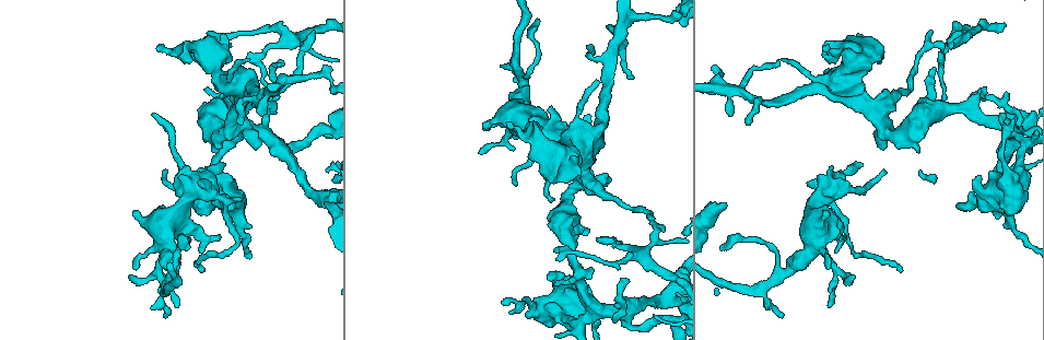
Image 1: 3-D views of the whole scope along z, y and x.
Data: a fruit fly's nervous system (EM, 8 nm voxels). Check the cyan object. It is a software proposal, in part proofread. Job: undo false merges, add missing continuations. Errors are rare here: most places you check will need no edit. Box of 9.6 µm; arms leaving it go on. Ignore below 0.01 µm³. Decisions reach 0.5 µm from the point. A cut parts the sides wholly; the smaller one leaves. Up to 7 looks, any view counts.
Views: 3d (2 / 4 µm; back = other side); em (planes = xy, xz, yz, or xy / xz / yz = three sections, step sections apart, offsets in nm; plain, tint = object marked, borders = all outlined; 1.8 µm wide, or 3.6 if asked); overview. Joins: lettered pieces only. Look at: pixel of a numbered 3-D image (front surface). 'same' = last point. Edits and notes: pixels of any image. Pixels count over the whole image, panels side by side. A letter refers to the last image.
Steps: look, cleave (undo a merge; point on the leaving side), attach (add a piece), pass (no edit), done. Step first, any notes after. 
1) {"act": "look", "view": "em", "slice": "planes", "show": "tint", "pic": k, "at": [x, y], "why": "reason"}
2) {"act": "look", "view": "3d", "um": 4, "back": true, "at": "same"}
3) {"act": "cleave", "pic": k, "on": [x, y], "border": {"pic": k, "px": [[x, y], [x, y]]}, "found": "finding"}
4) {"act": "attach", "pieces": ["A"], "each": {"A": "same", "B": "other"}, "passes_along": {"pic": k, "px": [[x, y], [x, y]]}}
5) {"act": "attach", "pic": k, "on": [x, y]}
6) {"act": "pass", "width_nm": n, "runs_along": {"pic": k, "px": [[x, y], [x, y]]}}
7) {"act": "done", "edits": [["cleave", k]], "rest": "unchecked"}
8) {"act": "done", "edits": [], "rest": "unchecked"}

{"act": "look", "view": "em", "slice": "planes", "show": "borders", "pic": 1, "at": [656, 226], "why": "sharp bend"}

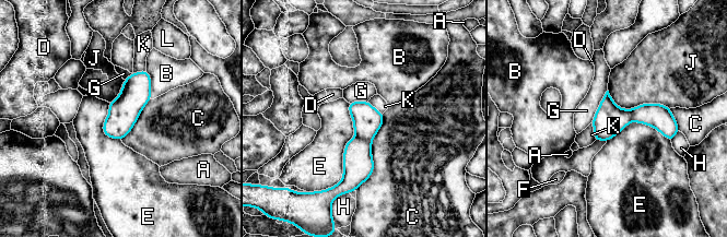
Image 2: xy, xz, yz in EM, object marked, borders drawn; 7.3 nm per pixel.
{"act": "cleave", "pic": 2, "on": [358, 164], "each": {"A": "other", "B": "other", "C": "other", "D": "other", "E": "other", "F": "other", "G": "other", "H": "other", "J": "other", "K": "other", "L": "other"}, "border": {"pic": 2, "px": [[356, 135], [370, 142]]}, "found": "two cells meet here"}

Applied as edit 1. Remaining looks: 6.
{"act": "look", "view": "3d", "um": 2, "back": true, "pic": 1, "at": [236, 126], "why": "calibre changes"}

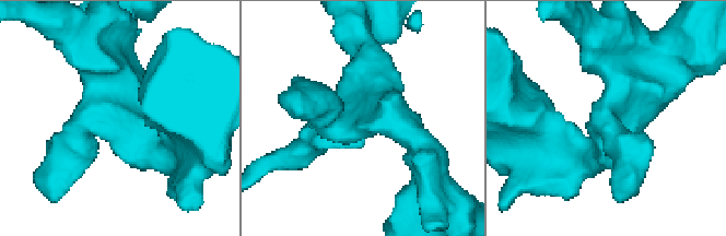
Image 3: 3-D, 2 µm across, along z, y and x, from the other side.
{"act": "look", "view": "em", "slice": "yz", "step": 16, "show": "borders", "pic": 3, "at": [612, 120], "why": "now the EM"}

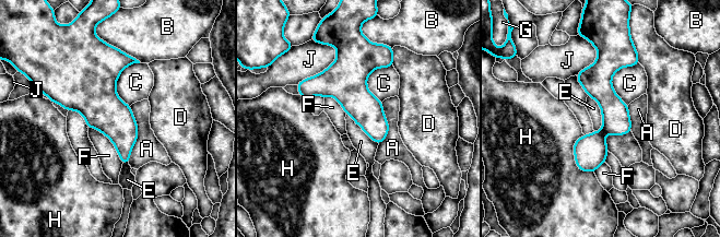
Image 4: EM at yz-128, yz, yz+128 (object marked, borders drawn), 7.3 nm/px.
{"act": "look", "view": "em", "slice": "planes", "show": "borders", "at": "same"}

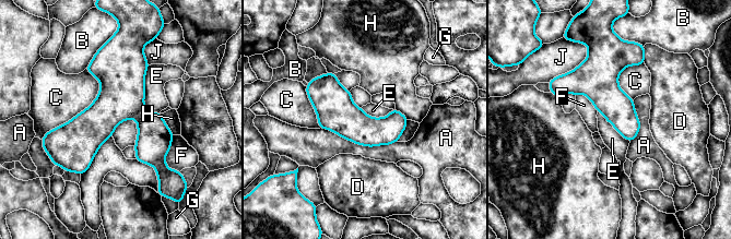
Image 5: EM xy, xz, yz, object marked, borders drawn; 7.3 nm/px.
{"act": "pass", "width_nm": 240, "each": {"A": "other", "B": "other", "C": "other", "D": "other", "E": "other", "F": "other", "G": "other", "H": "other", "J": "other"}, "border": {"pic": 5, "px": [[149, 64], [144, 106], [160, 114]]}, "found": "continuous, no second cell"}

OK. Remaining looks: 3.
{"act": "look", "view": "3d", "um": 4, "back": true, "pic": 1, "at": [835, 202], "why": "thick turns thin"}

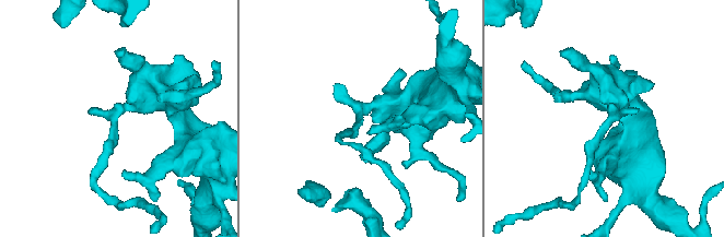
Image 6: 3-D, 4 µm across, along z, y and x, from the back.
{"act": "look", "view": "em", "slice": "yz", "step": 16, "show": "tint", "pic": 6, "at": [359, 110]}

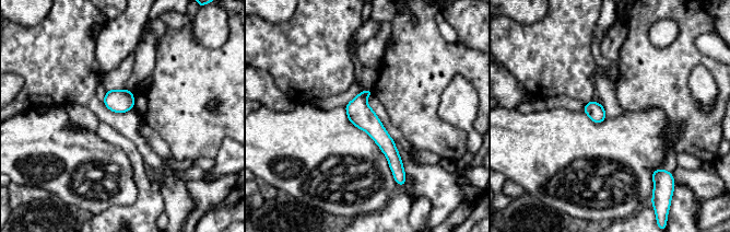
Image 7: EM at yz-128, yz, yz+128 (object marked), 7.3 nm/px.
{"act": "look", "view": "em", "slice": "planes", "show": "borders", "at": "same"}

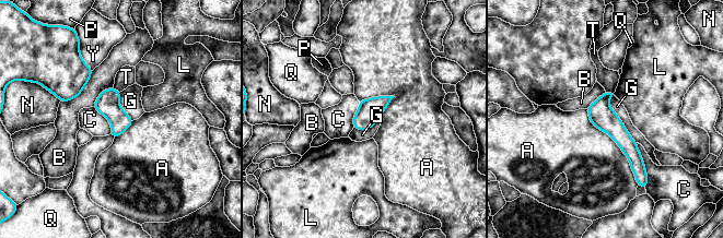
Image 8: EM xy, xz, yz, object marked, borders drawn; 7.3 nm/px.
{"act": "pass", "each": {"A": "other", "B": "other", "C": "other", "G": "other", "L": "other", "N": "other", "P": "other", "Q": "other", "T": "other", "Y": "other"}, "border": {"pic": 8, "px": [[609, 97], [608, 105], [637, 142]]}, "found": "all the same cell"}

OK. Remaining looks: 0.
{"act": "done", "edits": [["cleave", 2]], "rest": "unchecked"}

